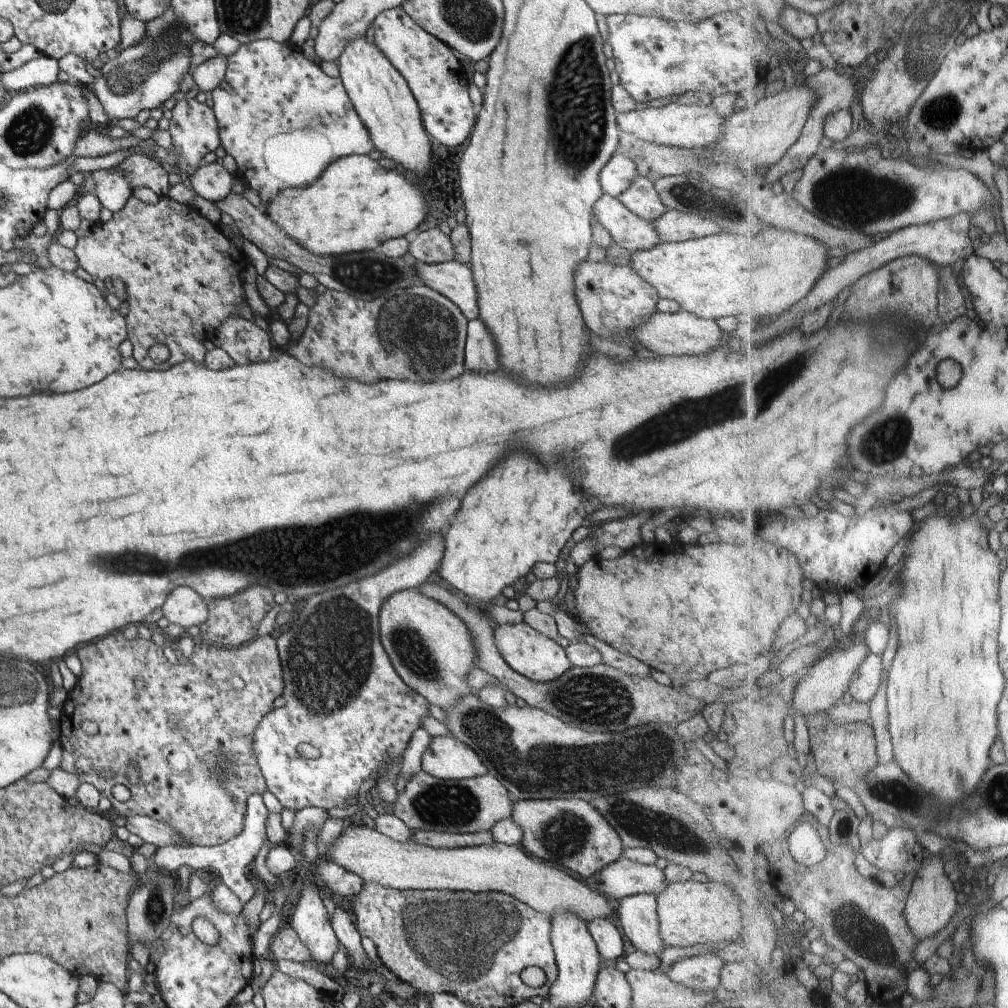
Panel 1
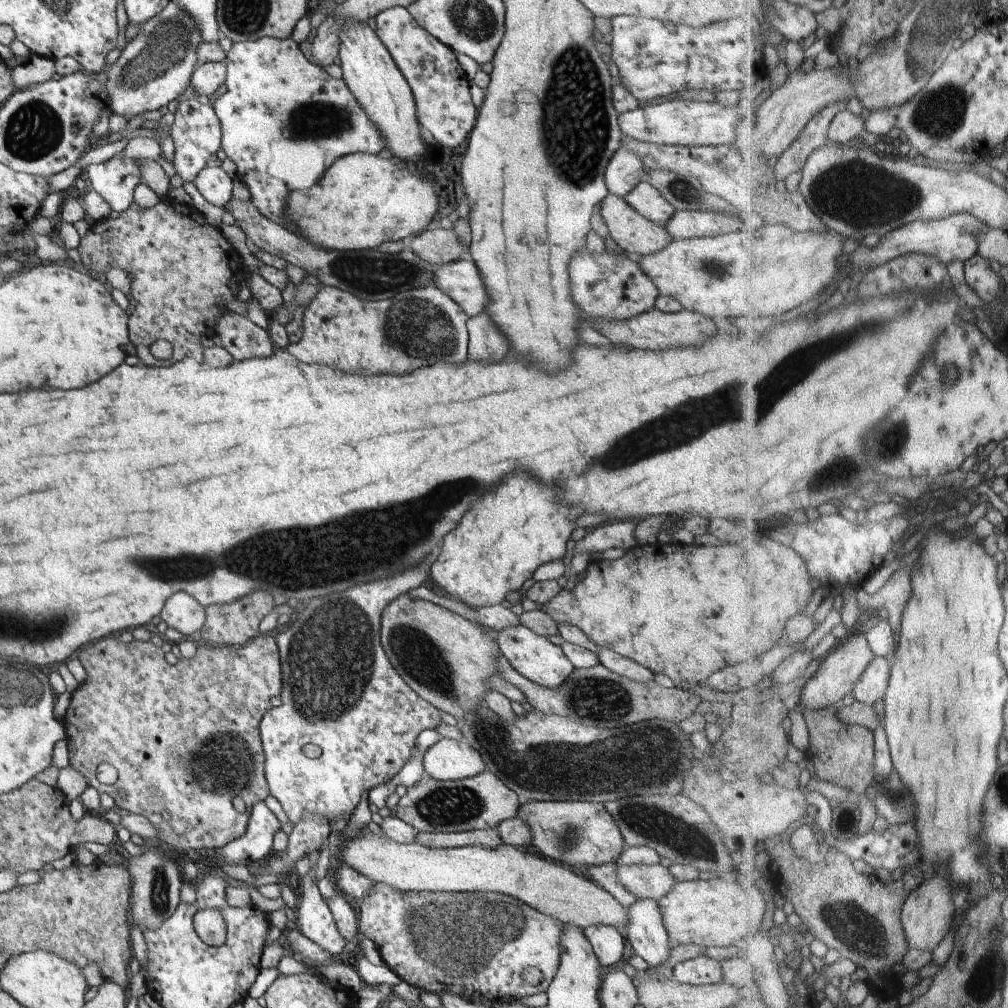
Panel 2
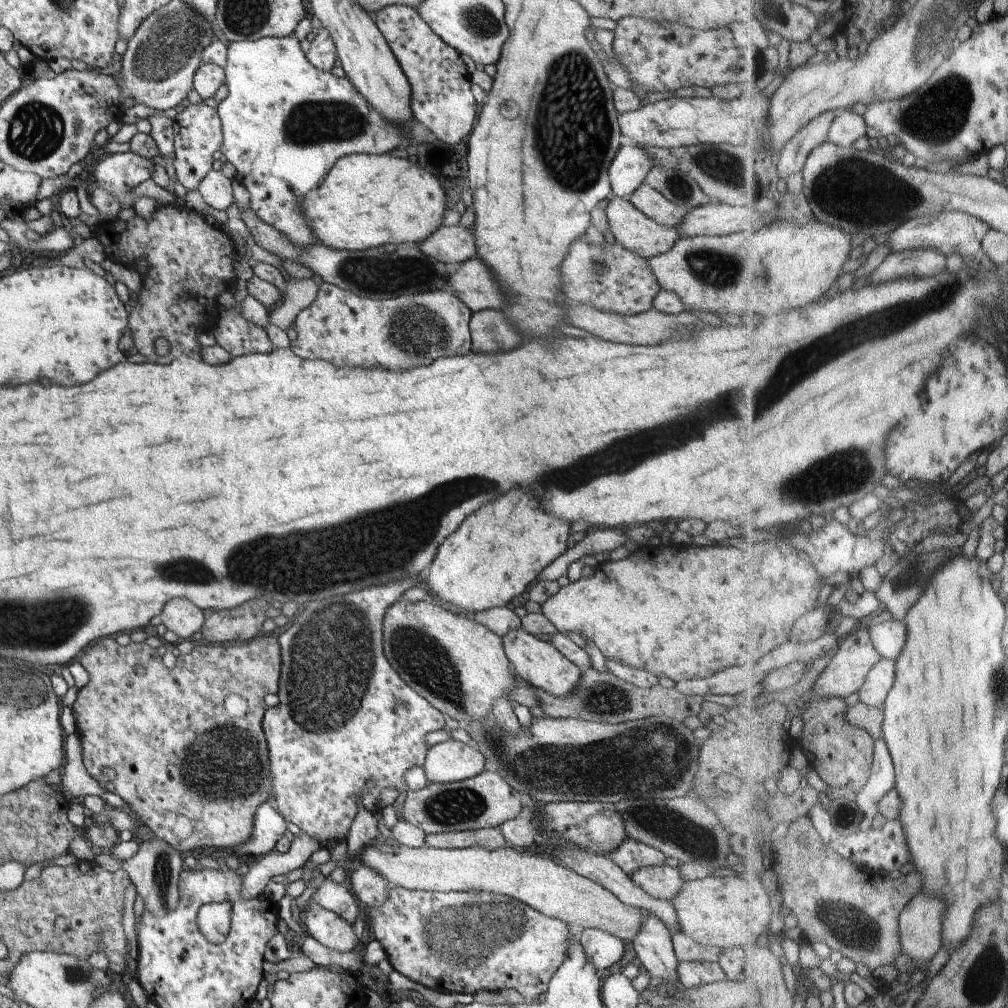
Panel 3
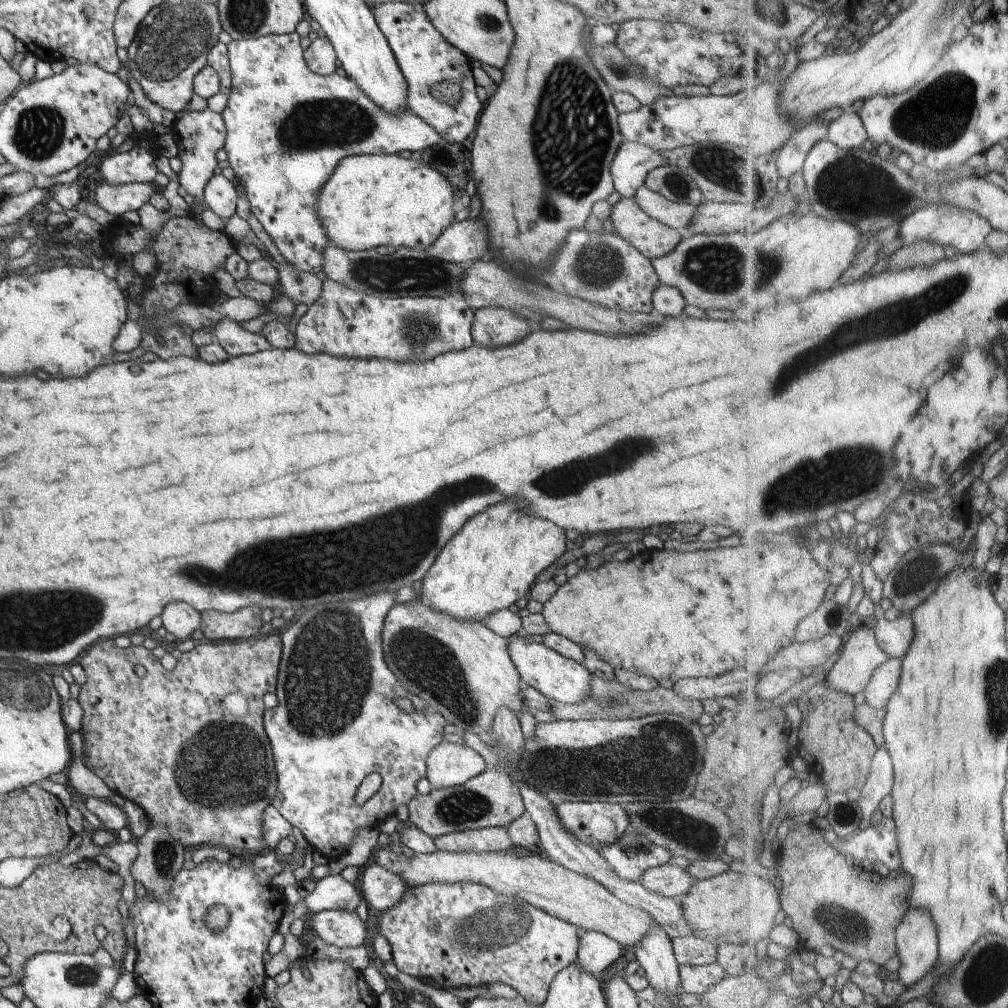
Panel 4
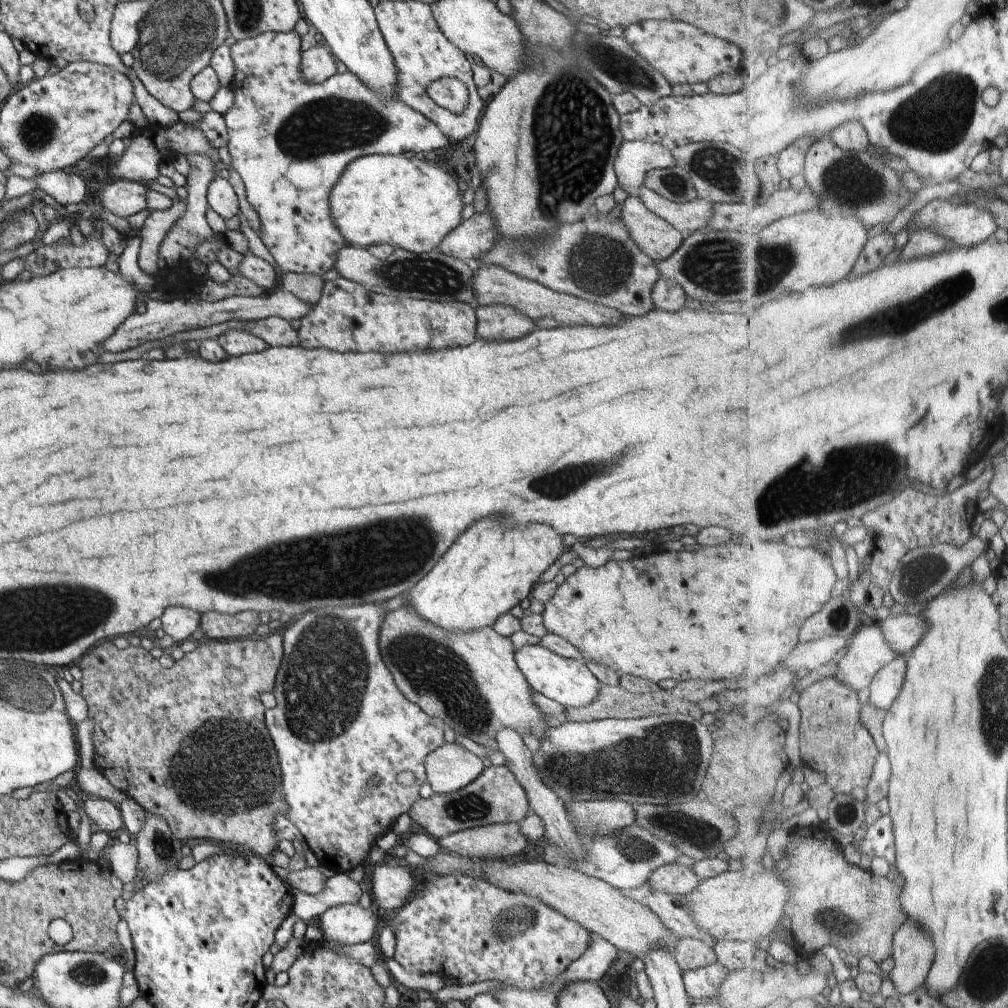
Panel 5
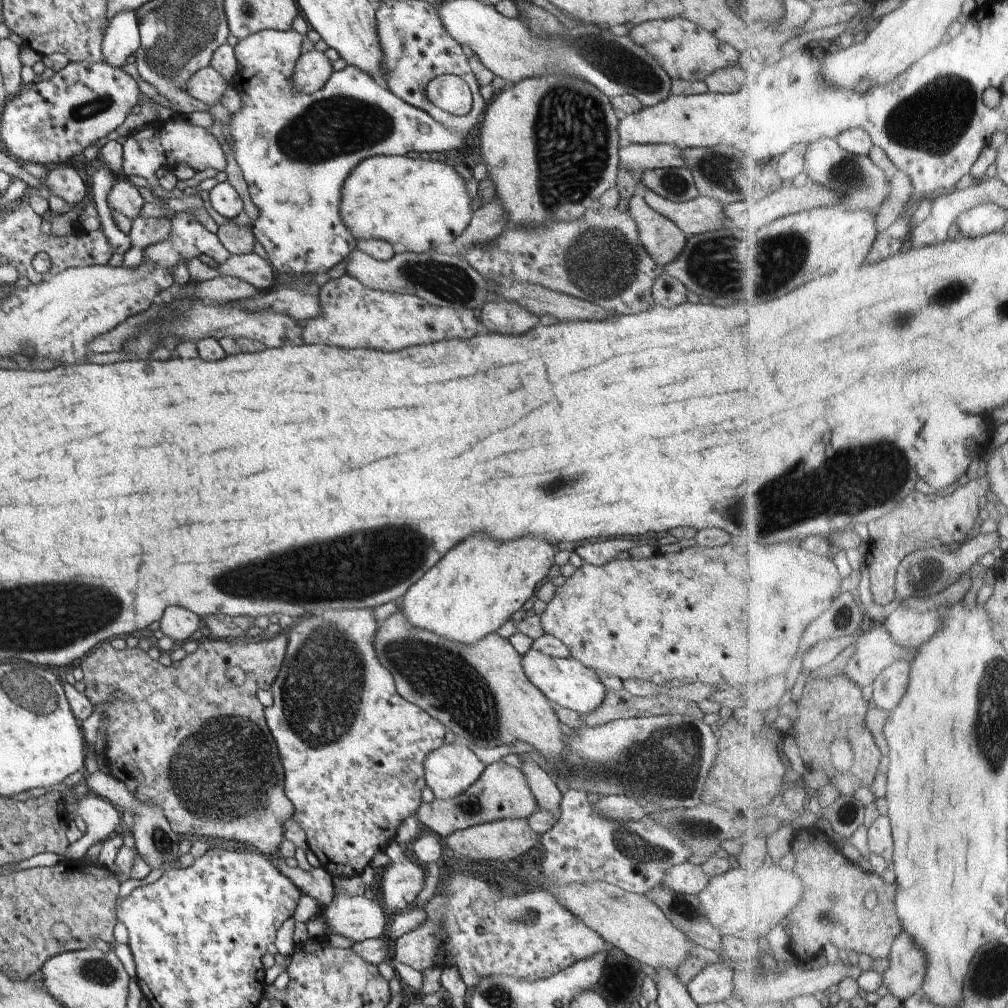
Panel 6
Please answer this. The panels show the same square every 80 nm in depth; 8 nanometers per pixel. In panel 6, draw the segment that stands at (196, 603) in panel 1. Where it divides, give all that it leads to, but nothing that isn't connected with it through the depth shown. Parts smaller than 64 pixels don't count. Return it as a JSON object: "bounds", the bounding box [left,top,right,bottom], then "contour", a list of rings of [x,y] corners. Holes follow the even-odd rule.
{"bounds":[160,605,201,642],"contour":[[[171,605],[166,607],[160,620],[160,629],[173,641],[184,642],[199,629],[201,617],[186,608]]]}

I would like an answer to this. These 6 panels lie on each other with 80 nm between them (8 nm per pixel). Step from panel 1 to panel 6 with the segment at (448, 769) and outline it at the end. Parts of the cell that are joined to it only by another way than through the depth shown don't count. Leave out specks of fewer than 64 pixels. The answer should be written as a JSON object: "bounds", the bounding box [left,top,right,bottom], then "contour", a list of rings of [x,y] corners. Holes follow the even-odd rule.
{"bounds":[423,741,484,800],"contour":[[[461,741],[452,744],[444,744],[438,750],[430,752],[423,762],[425,786],[432,790],[435,798],[448,800],[460,796],[466,792],[471,784],[482,774],[484,764],[476,757],[476,754],[468,748],[468,745]]]}

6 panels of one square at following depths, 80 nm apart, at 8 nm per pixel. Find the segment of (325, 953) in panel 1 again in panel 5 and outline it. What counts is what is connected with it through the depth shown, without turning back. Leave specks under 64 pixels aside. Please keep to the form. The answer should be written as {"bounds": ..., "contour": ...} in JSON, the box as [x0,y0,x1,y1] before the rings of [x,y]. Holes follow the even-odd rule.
{"bounds":[318,903,377,945],"contour":[[[359,903],[330,907],[327,911],[319,915],[318,928],[323,932],[324,939],[328,941],[334,940],[334,942],[344,945],[367,943],[374,936],[374,932],[376,932],[377,921],[374,913],[376,914],[374,906],[366,910]]]}

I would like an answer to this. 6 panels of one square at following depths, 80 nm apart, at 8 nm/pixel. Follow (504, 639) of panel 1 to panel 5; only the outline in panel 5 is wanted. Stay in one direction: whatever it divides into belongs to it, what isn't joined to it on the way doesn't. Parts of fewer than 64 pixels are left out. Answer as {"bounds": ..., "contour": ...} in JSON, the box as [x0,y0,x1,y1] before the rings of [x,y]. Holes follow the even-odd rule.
{"bounds":[515,644,601,708],"contour":[[[540,644],[515,648],[515,661],[533,690],[564,707],[586,708],[598,698],[601,682],[588,670],[584,661],[562,657]]]}

